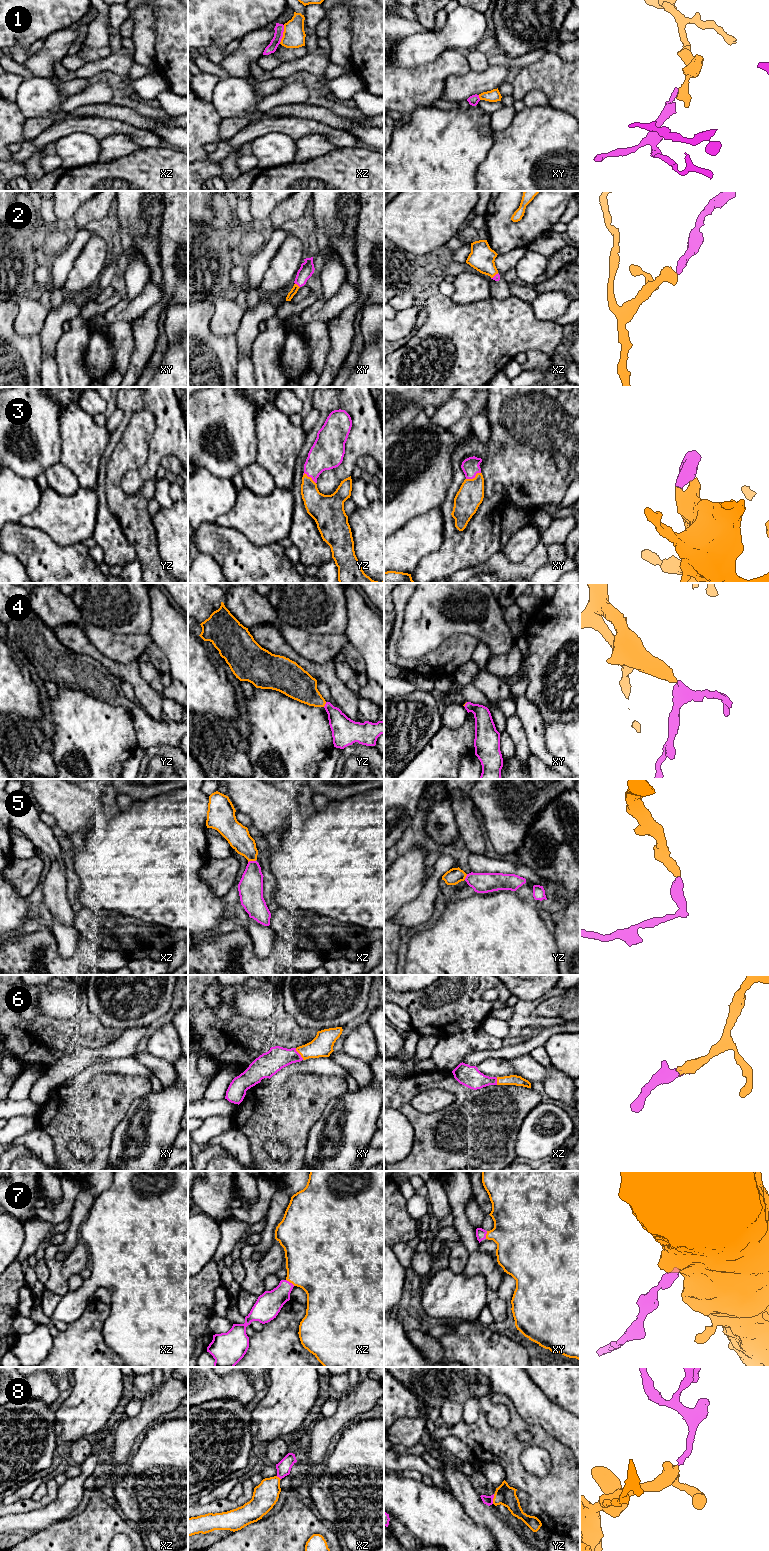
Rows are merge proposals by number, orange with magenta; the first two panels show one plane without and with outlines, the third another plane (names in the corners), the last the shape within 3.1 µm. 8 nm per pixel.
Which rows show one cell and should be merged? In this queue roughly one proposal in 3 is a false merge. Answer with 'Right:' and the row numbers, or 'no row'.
Right: 2, 3, 4, 5, 6, 7, 8

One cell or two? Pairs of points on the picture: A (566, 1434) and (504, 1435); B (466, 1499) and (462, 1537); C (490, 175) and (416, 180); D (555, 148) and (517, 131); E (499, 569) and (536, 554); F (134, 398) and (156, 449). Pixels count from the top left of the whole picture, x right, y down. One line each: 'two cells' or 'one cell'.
A: two cells
B: two cells
C: two cells
D: one cell
E: one cell
F: one cell

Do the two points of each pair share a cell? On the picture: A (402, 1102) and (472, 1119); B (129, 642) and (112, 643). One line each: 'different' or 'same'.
A: same
B: same

